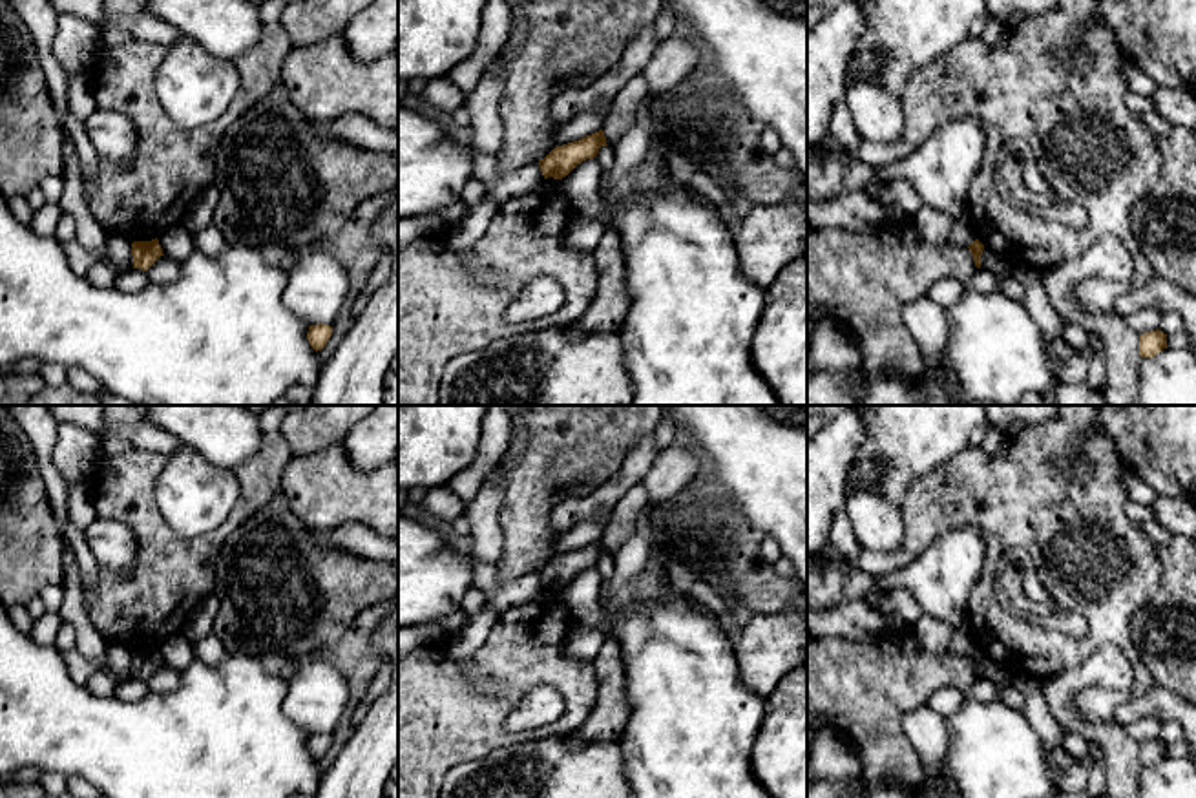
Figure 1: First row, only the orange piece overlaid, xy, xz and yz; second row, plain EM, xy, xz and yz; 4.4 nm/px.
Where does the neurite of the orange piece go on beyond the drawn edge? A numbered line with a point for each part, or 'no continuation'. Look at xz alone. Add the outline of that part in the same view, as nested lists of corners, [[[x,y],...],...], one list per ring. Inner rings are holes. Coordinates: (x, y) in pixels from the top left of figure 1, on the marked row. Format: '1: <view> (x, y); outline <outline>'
no continuation

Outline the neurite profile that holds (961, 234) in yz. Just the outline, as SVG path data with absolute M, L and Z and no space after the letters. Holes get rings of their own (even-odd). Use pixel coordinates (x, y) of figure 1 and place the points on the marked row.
M964 217L964 219L955 219L955 225L953 225L953 228L951 228L948 239L949 239L955 247L966 247L966 248L968 248L968 247L977 239L977 236L975 236L975 232L973 232L973 228L971 228L970 219L968 219L968 217Z

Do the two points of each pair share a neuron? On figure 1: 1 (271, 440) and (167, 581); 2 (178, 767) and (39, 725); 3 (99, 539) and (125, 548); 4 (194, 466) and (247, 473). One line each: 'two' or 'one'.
1: one
2: one
3: one
4: two

